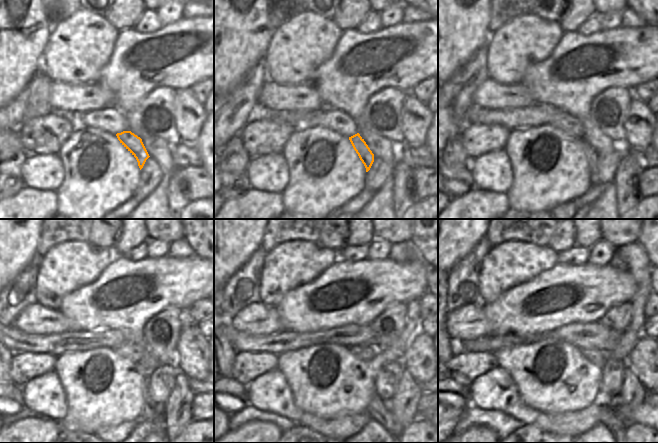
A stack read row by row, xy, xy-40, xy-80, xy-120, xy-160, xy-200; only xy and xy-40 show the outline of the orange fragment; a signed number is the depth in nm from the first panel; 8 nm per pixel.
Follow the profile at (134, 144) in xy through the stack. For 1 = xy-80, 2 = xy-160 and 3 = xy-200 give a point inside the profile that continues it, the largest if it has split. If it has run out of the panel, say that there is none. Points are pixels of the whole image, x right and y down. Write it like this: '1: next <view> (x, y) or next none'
1: next xy-80 (592, 156)
2: next xy-160 (379, 411)
3: next xy-200 (608, 417)

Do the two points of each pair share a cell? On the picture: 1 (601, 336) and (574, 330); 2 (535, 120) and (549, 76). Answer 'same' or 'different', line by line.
1: same
2: different

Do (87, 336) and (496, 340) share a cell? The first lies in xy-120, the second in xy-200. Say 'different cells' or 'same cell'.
same cell

